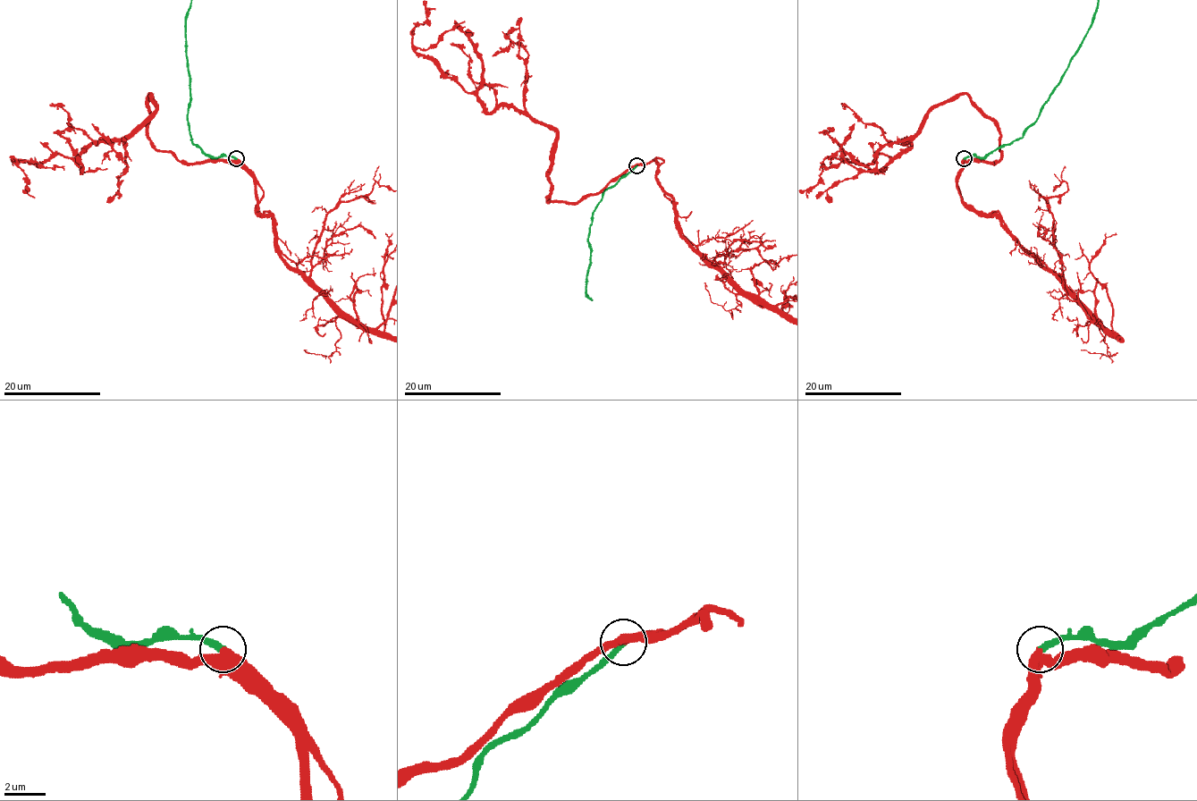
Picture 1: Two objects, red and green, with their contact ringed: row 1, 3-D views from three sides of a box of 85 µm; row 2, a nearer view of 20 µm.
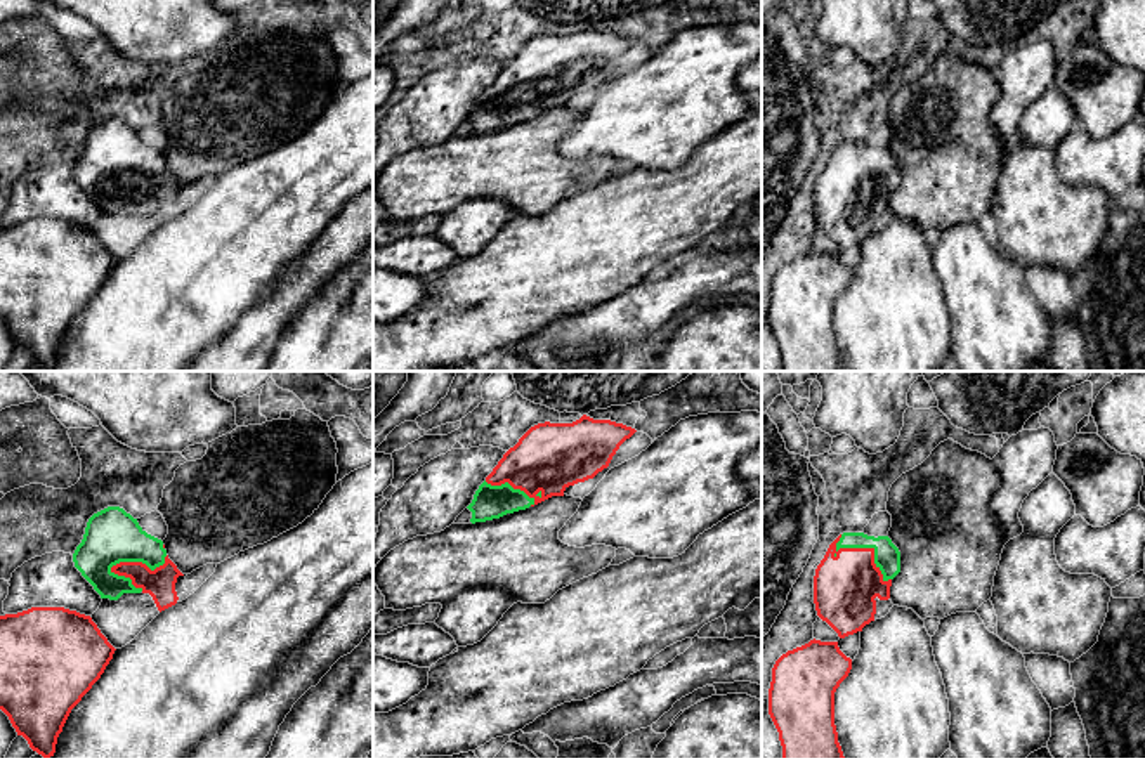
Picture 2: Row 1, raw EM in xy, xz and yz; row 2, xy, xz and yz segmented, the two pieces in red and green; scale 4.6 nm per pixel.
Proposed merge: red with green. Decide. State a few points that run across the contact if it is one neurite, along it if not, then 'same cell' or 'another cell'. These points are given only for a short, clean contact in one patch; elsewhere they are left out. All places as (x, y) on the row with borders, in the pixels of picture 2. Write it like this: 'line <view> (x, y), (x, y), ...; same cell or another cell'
same cell

